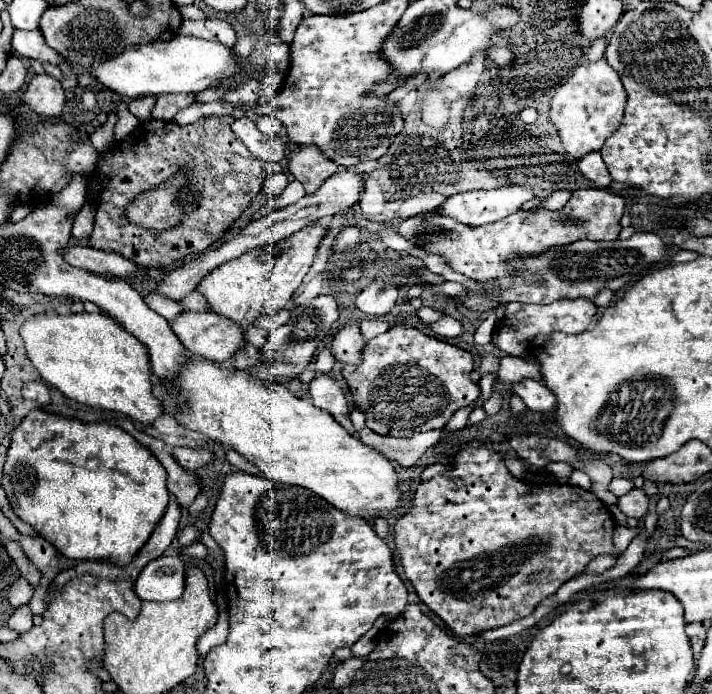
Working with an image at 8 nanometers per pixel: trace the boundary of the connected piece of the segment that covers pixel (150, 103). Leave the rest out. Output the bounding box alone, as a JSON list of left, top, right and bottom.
[128,96,156,120]

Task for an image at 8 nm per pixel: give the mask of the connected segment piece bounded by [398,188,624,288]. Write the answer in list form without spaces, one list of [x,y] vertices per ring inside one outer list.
[[[602,188],[576,190],[562,210],[518,210],[504,220],[494,224],[470,228],[450,220],[448,216],[438,216],[428,212],[422,216],[406,218],[398,224],[398,234],[406,240],[414,240],[424,252],[440,256],[454,272],[474,278],[476,282],[488,282],[496,288],[510,288],[518,278],[516,262],[526,258],[536,258],[542,252],[566,246],[576,240],[618,240],[622,230],[620,218],[624,212],[624,198],[610,194]]]

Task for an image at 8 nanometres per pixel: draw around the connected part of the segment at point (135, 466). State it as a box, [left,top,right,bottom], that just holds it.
[2,408,170,566]

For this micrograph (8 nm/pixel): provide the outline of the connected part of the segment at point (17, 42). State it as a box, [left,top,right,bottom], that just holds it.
[12,30,64,64]

